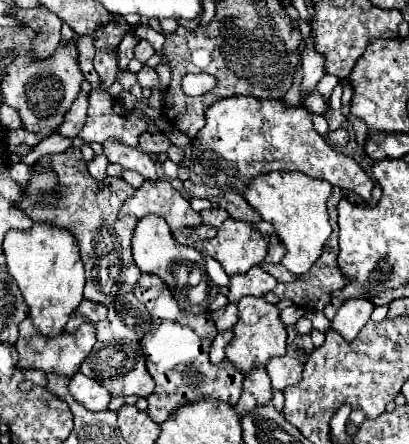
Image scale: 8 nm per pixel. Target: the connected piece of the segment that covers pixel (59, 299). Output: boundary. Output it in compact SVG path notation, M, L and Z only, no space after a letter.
M34 222L32 228L28 228L28 232L12 230L12 232L8 232L8 236L4 236L4 254L6 254L6 260L8 260L8 272L18 282L18 288L24 294L26 304L30 306L28 314L32 316L34 326L38 328L38 332L44 334L44 336L60 334L64 330L70 314L78 308L78 304L82 300L84 264L80 260L80 248L76 244L76 238L68 230L58 228L54 224Z

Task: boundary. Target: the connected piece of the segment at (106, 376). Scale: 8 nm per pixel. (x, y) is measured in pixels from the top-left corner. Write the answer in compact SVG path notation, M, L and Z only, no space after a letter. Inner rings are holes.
M98 340L90 356L86 356L86 360L80 364L80 372L84 376L90 376L92 380L98 380L102 386L106 386L112 392L112 396L136 394L140 398L148 398L154 390L154 380L146 370L146 360L140 342L126 342L126 340L100 342Z

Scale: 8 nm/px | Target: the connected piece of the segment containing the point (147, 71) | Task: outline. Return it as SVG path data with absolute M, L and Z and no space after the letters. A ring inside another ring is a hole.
M146 64L142 66L142 70L140 70L136 76L138 76L138 84L140 84L142 88L154 88L154 86L160 82L156 70L150 68L150 66L146 66Z

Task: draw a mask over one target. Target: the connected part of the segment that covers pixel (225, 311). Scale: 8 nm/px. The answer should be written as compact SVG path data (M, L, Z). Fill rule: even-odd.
M228 302L228 306L226 306L226 308L214 310L214 312L212 312L212 318L214 318L214 324L216 324L218 332L222 332L222 330L228 330L228 328L232 328L232 326L236 324L236 320L238 320L236 304Z

